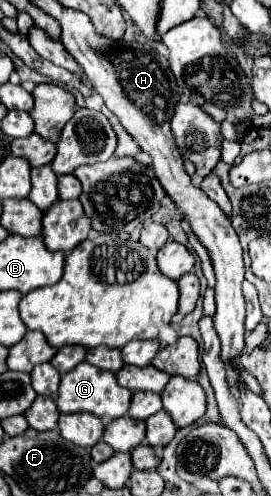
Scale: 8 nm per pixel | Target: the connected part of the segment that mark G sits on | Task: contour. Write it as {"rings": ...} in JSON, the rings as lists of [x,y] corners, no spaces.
{"rings":[[[79,363],[73,371],[69,371],[61,377],[57,409],[59,409],[59,413],[87,411],[87,413],[97,415],[101,421],[113,421],[117,417],[127,415],[129,405],[131,405],[131,395],[133,393],[129,389],[123,389],[121,385],[117,385],[113,373],[97,369],[89,363]]]}

